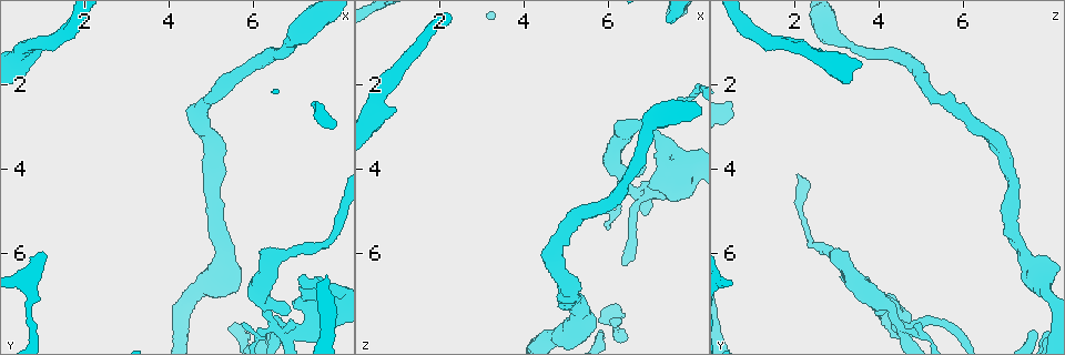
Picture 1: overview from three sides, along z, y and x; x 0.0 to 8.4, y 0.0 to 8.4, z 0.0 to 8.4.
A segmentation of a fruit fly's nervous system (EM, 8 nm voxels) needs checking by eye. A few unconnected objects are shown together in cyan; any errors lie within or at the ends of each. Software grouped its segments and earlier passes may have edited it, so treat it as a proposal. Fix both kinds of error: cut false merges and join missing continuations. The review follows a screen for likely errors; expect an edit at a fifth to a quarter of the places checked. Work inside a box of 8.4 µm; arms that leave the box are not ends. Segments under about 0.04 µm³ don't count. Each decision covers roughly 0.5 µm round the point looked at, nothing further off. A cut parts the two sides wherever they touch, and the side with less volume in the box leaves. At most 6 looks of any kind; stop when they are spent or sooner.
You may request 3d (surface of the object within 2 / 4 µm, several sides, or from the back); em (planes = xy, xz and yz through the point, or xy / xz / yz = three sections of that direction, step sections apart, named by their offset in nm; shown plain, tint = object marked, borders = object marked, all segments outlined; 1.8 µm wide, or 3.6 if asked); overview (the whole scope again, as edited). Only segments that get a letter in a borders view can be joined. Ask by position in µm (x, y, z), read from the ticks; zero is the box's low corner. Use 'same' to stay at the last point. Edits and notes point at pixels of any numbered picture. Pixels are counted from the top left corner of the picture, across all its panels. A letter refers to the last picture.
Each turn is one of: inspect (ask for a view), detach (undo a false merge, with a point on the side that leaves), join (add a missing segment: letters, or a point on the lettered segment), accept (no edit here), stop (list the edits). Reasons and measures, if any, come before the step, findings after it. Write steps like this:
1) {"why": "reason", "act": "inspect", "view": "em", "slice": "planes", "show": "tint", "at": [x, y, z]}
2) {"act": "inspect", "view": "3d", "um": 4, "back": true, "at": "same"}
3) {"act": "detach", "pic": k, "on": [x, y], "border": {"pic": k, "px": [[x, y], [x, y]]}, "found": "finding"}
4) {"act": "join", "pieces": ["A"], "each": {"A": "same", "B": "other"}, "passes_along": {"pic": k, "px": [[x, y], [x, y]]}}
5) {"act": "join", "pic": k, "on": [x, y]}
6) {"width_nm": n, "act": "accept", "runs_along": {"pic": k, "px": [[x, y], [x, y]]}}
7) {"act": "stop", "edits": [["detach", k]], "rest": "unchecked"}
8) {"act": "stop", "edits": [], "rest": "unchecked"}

{"why": "branch stops here", "act": "inspect", "view": "em", "slice": "yz", "step": 4, "show": "tint", "at": [0.90, 1.25, 2.60]}

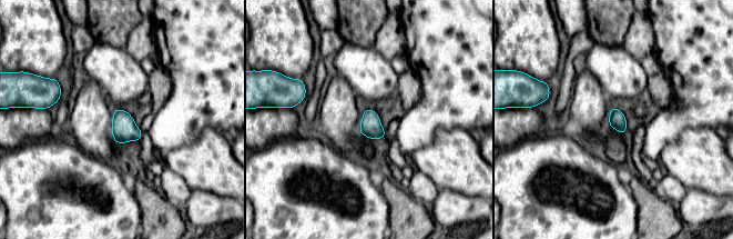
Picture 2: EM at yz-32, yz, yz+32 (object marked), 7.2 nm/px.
{"act": "inspect", "view": "em", "slice": "planes", "show": "borders", "at": "same"}

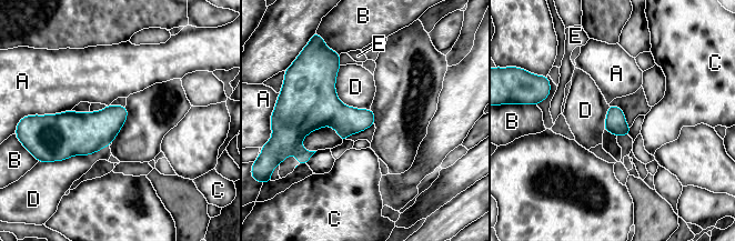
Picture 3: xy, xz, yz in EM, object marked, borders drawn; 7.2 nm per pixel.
{"act": "accept", "each": {"A": "other", "B": "other", "C": "other", "D": "other", "E": "other"}, "border": {"pic": 3, "px": [[340, 66], [336, 97], [369, 109]]}, "found": "none of them fits"}

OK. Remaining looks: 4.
{"why": "thin neck", "act": "inspect", "view": "3d", "um": 2, "at": [6.95, 7.75, 4.60]}

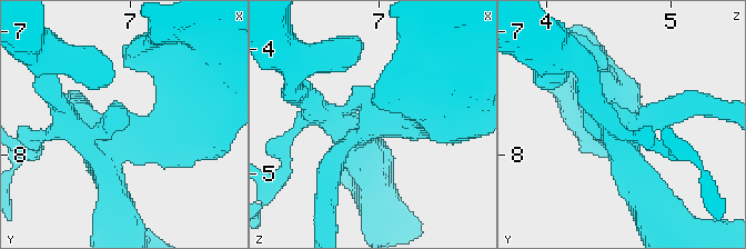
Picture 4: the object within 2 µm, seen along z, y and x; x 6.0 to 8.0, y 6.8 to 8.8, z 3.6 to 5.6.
{"act": "inspect", "view": "em", "slice": "planes", "show": "borders", "at": [6.92, 7.76, 4.58]}

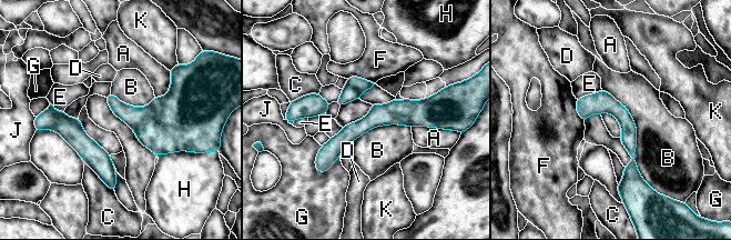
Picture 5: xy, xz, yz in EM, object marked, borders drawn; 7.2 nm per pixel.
{"width_nm": 160, "act": "detach", "pic": 5, "on": [348, 93], "each": {"A": "other", "B": "other", "C": "other", "D": "other", "E": "other", "F": "other", "G": "other", "H": "other", "J": "other", "K": "other"}, "border": {"pic": 5, "px": [[346, 83], [352, 86], [359, 94]]}, "found": "two neurons meet here"}

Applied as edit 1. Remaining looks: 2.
{"act": "stop", "edits": [["detach", 5]], "rest": "unchecked"}

